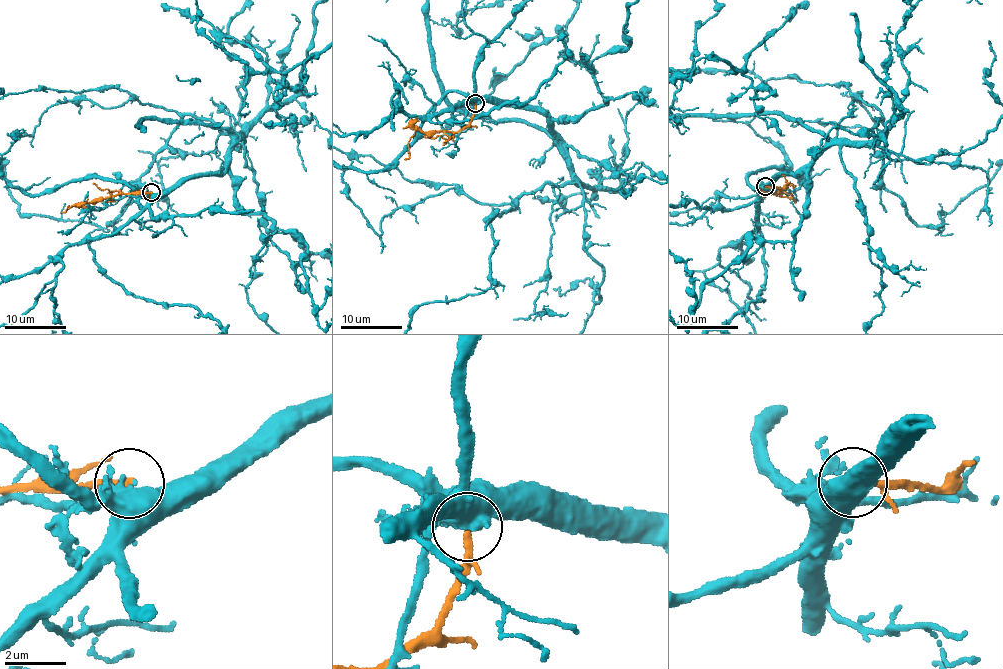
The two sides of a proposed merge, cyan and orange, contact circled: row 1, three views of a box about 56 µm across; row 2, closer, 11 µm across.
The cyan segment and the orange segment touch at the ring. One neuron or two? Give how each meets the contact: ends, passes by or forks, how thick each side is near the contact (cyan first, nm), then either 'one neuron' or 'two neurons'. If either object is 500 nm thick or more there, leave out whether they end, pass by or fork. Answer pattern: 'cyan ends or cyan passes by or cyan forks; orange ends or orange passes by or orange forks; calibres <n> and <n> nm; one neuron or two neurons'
cyan passes by; orange ends; calibres 480 and 260 nm; two neurons

